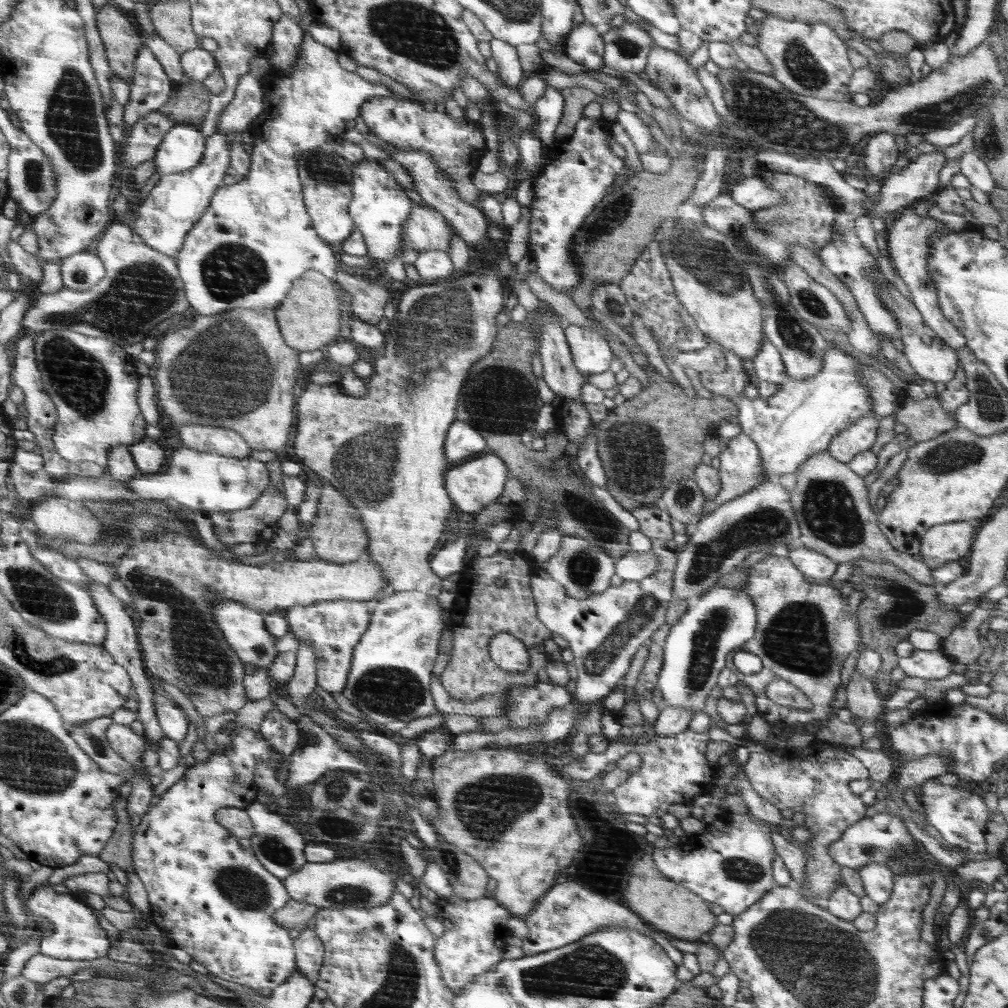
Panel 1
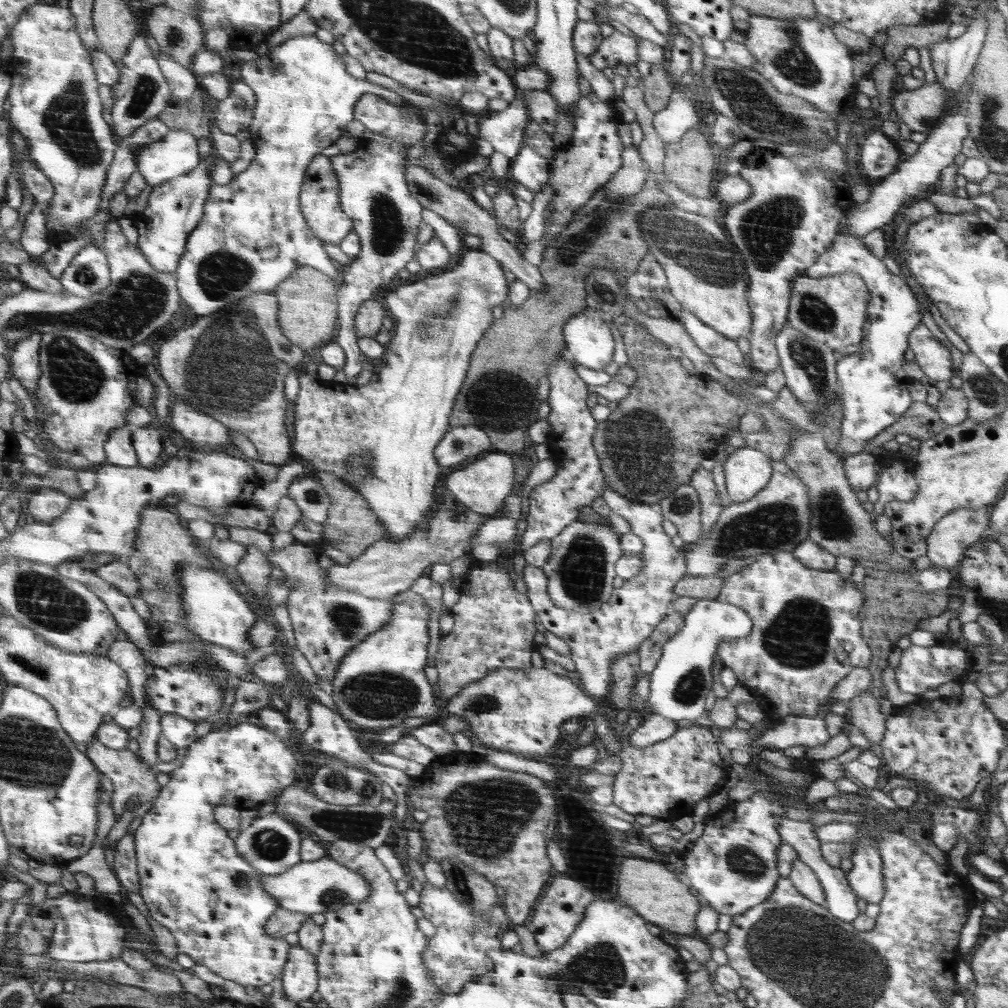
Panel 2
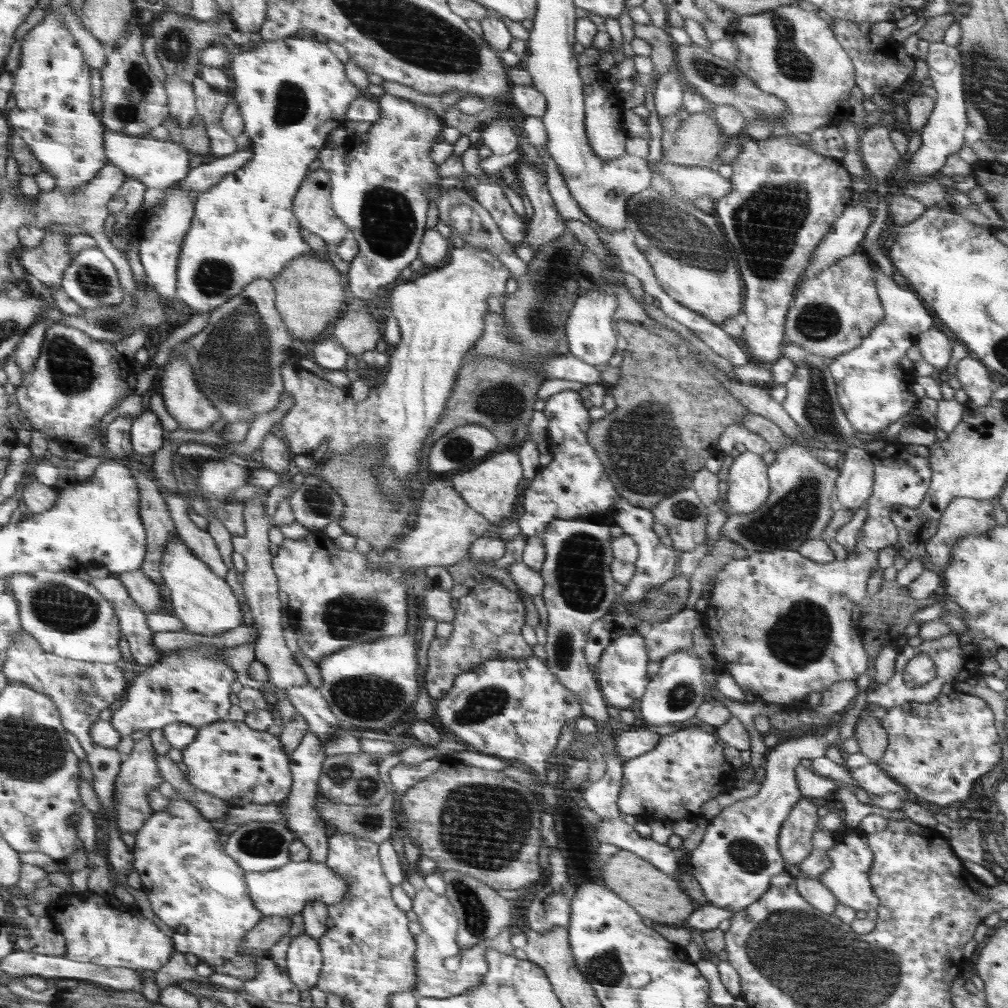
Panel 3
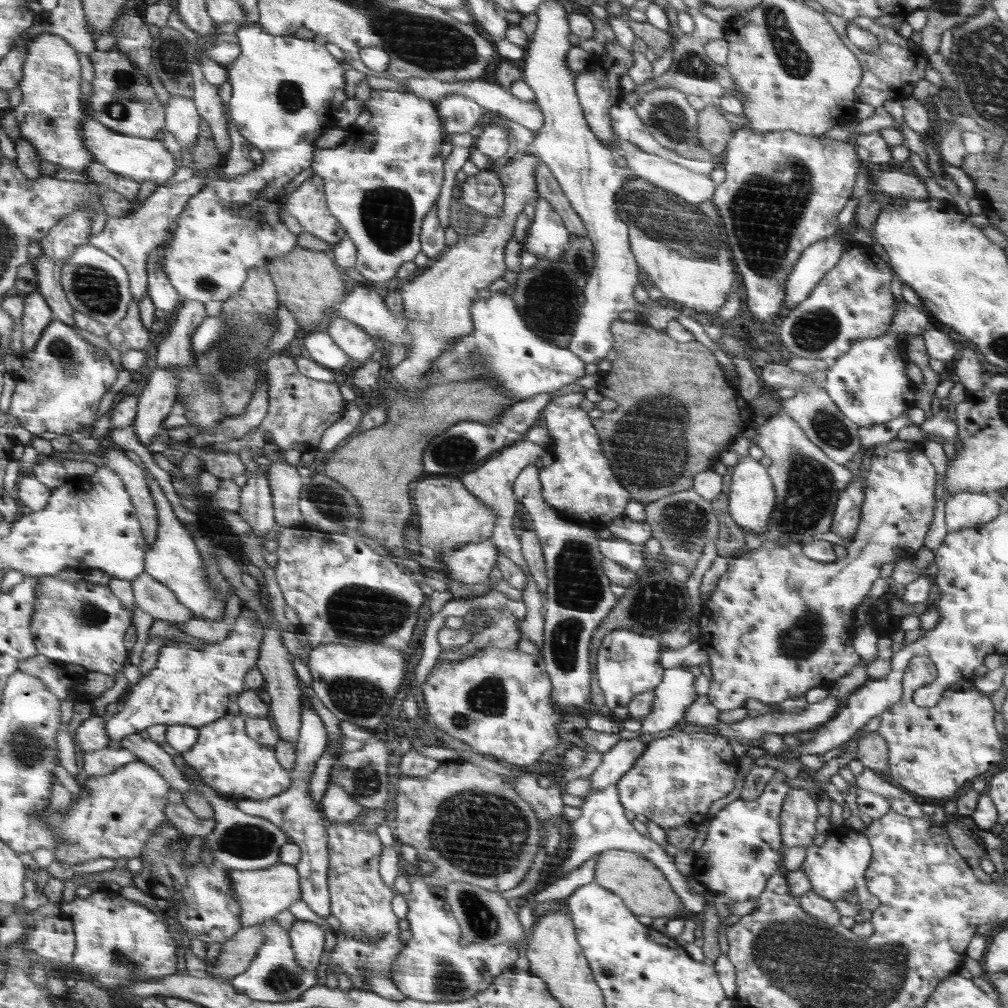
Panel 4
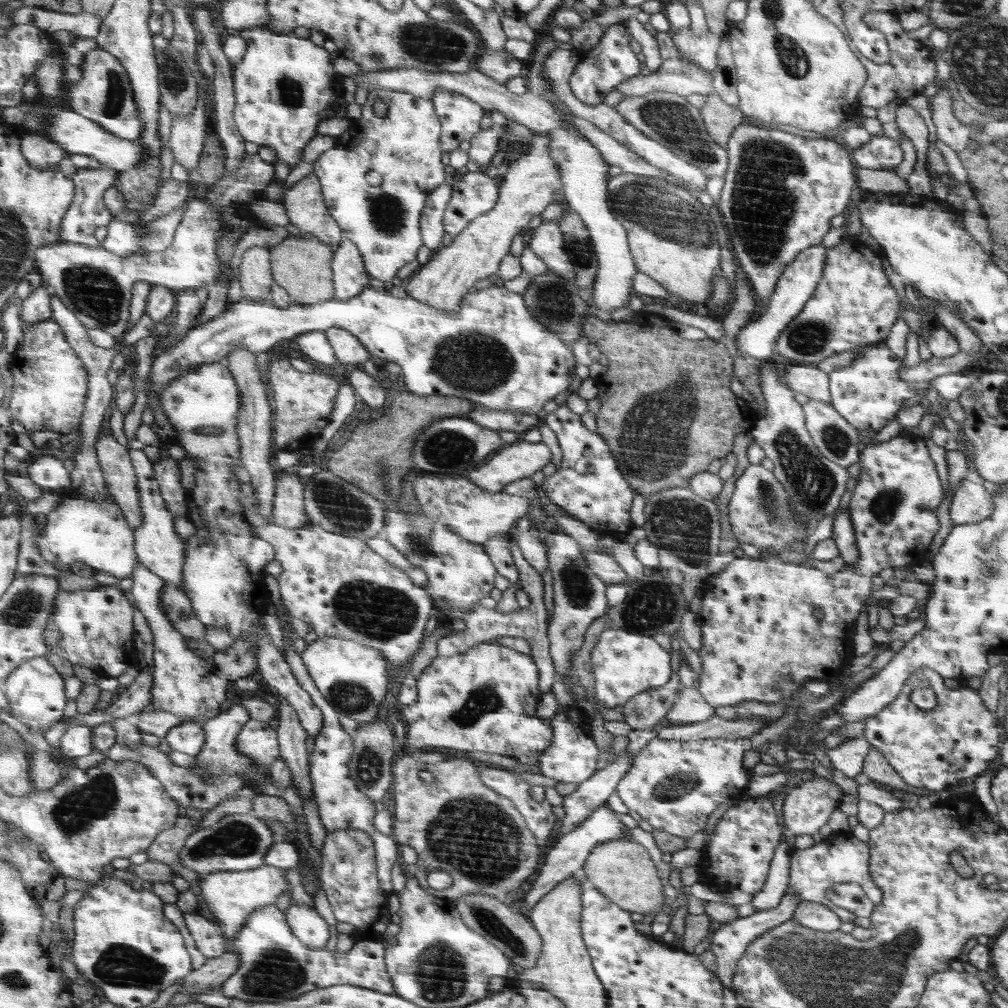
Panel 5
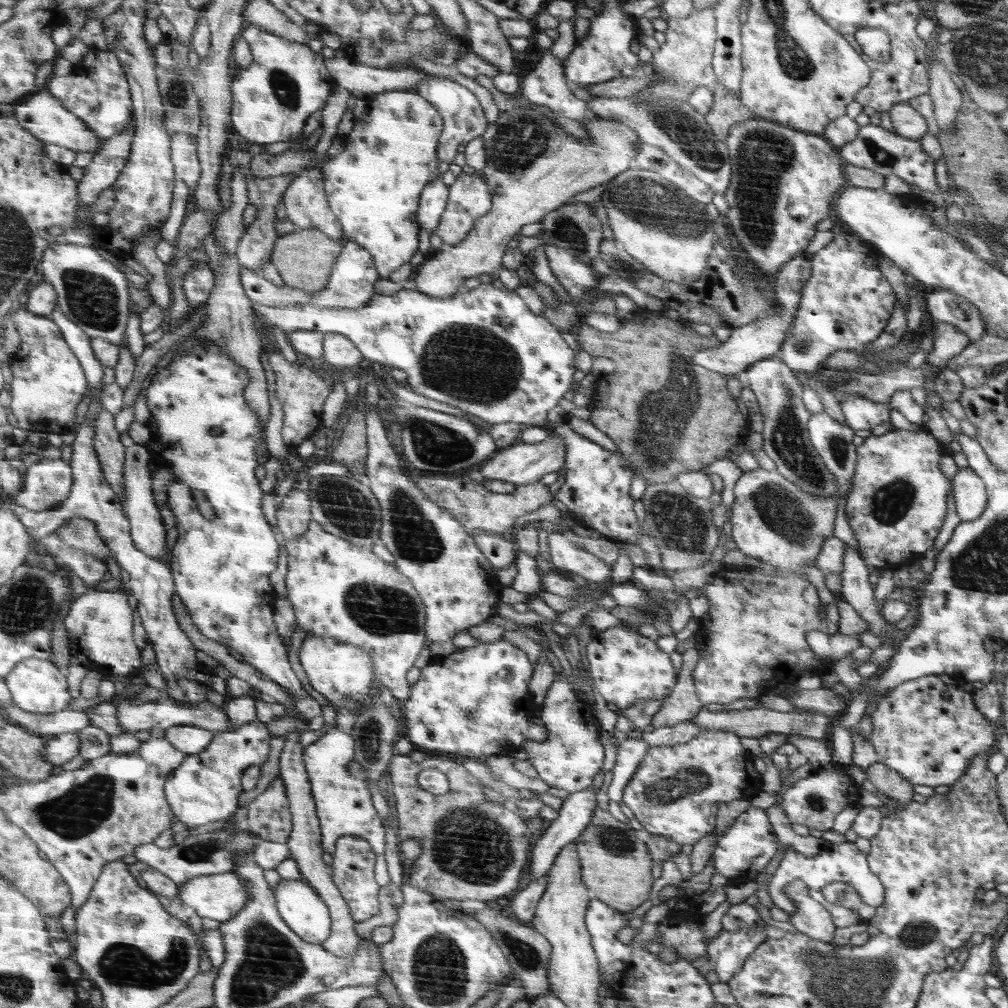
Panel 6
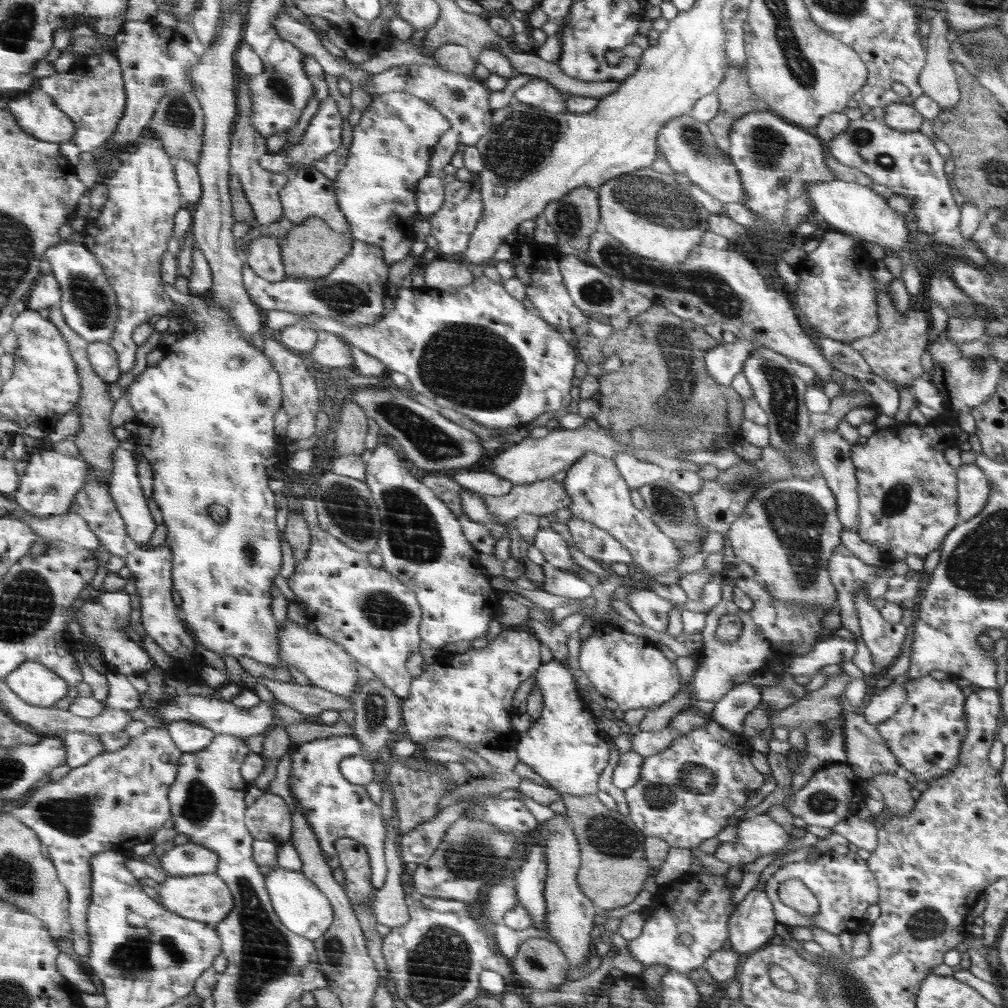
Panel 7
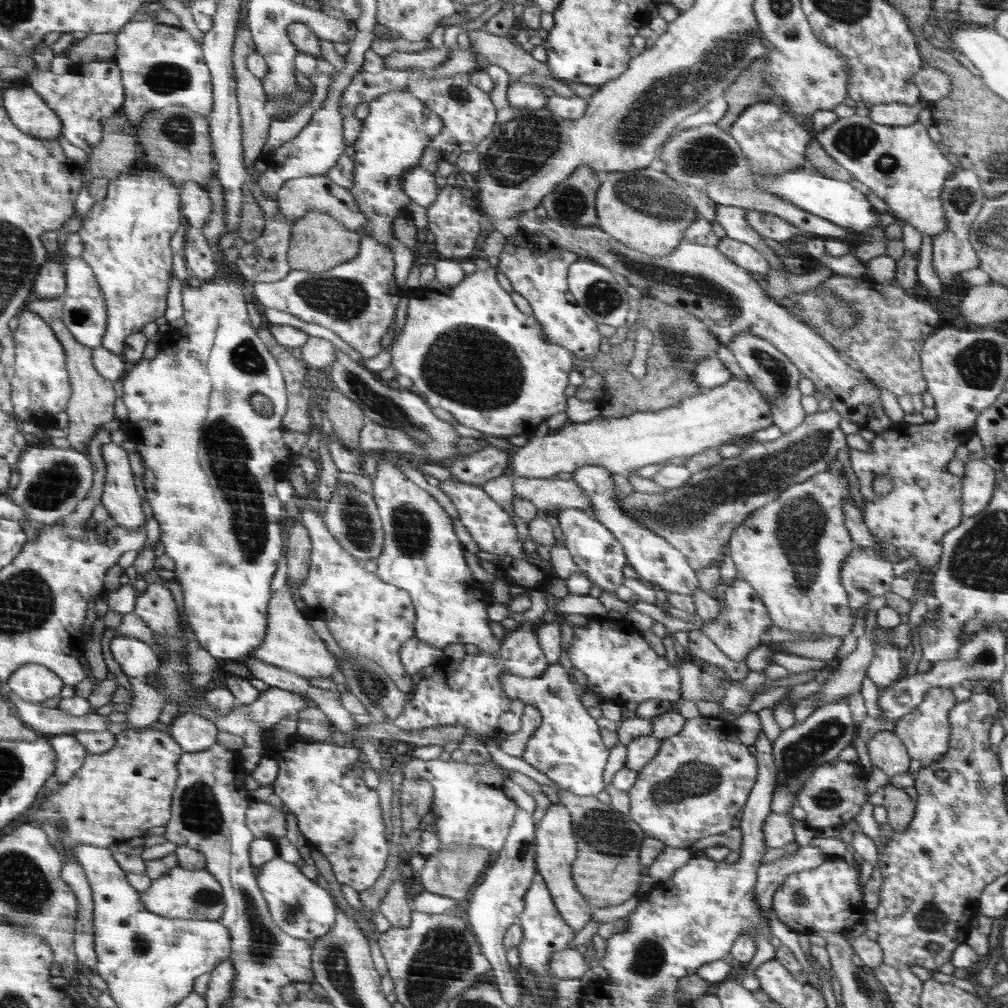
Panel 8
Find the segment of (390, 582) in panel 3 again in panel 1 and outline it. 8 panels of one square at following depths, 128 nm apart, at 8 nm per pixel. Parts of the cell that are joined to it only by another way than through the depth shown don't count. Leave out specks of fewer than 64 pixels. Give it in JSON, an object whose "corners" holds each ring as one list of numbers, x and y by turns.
{"corners":[[335,600,314,601,308,606,296,605,285,609,291,632,297,639,307,638,316,657,317,686,330,694,342,694,349,680,353,652,358,641,367,632,373,616,369,601]]}

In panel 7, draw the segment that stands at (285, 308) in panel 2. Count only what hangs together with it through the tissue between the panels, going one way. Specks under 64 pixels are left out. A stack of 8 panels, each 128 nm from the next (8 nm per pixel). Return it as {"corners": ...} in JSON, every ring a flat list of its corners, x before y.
{"corners":[[310,217,303,223,294,225,279,244,286,276,305,279,328,276,353,250,352,240,332,230,324,219,318,217]]}

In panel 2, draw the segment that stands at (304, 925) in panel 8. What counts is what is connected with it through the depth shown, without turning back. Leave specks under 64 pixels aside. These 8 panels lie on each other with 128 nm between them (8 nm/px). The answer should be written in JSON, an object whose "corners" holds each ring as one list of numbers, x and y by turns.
{"corners":[[294,946,290,950,288,964,282,969,281,979,284,994,289,1000,297,1004,309,1000,319,983,315,956,300,946]]}

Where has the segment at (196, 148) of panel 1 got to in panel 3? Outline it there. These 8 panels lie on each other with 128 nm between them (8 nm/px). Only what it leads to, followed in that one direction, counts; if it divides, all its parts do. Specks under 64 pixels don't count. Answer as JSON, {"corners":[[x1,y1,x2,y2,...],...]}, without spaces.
{"corners":[[108,129,105,141,109,162,121,168,129,177,141,180,149,188,170,189,187,179,191,173,190,149,185,144,177,142,176,137,171,140,162,140,152,135,139,137]]}

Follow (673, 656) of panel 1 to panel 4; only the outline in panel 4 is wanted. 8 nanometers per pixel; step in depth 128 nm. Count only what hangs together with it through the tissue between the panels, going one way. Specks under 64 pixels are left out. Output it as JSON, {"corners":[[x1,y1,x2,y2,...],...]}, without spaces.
{"corners":[[682,665,668,668,662,675,662,683,654,689,653,709,641,721,642,729,638,733,654,736,656,732,682,723,686,709,698,695,694,689,695,680,696,677]]}

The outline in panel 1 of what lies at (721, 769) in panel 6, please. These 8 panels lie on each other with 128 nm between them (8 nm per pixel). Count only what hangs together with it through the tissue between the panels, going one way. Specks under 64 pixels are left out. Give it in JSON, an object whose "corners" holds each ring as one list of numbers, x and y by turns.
{"corners":[[689,728,678,734,658,737,654,741,619,739,610,741,602,753,590,752,579,757,574,756,570,764,557,763,555,770,564,779,595,780,605,772,603,767,608,761,615,761,629,752,635,752,642,757,643,765,638,770,631,771,628,778,612,791,616,797,614,808,622,813,661,817,668,812,670,805,691,803,696,794,706,794,712,788,714,768,705,757,709,742,708,732,696,732]]}

